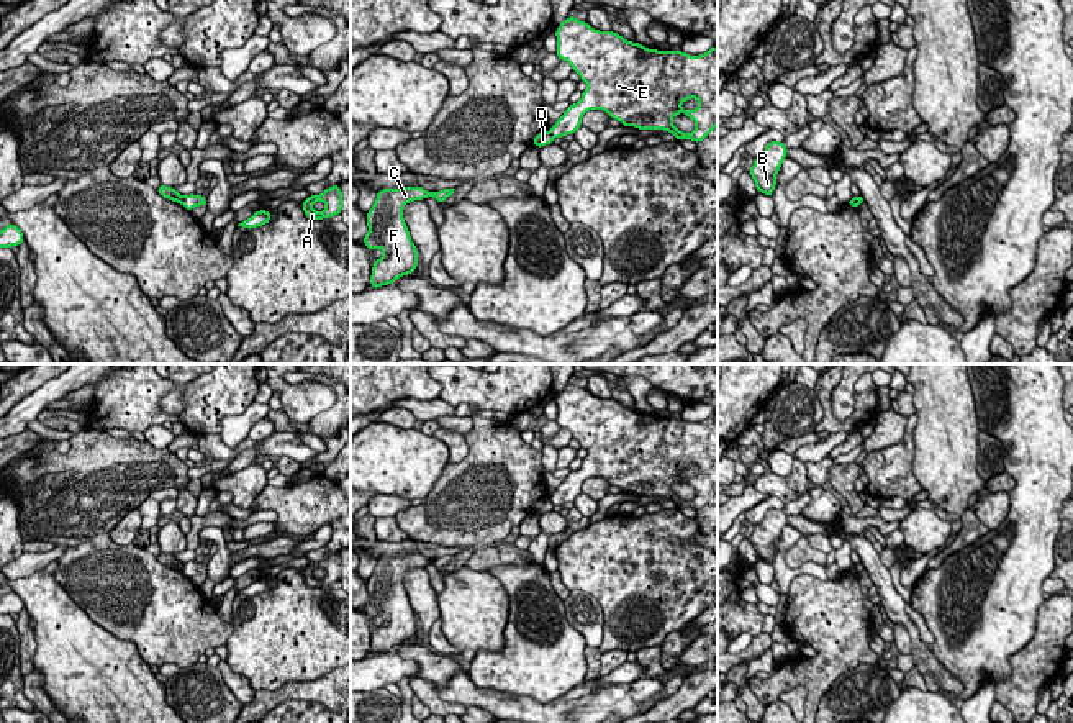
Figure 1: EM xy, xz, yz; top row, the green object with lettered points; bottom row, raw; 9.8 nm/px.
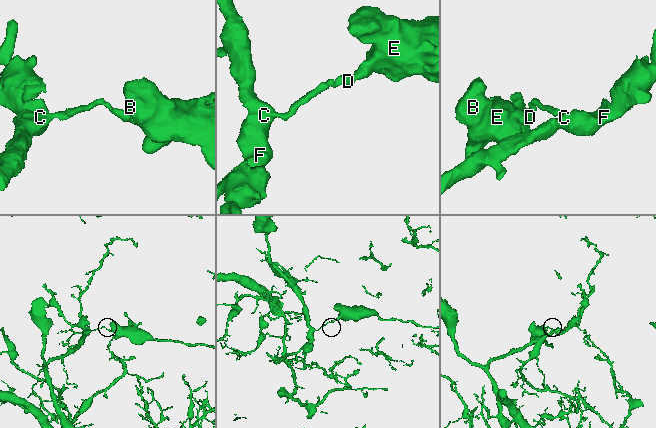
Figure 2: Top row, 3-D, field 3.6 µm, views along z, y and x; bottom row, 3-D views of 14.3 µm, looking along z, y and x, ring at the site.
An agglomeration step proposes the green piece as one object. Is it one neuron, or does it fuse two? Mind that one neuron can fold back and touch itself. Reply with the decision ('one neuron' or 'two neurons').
two neurons

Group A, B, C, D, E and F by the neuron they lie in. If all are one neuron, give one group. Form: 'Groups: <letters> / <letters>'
Groups: A B E / C D F

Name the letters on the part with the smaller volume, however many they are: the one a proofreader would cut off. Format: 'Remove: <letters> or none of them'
Remove: A, B, E

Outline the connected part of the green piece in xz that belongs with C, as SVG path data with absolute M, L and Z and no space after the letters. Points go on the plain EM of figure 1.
M419 552L378 557L372 575L367 579L369 598L362 607L370 618L377 615L383 618L383 623L372 633L372 656L395 651L396 646L413 641L419 630L403 585L405 572L428 564L434 564L437 571L442 571L454 557L426 559Z

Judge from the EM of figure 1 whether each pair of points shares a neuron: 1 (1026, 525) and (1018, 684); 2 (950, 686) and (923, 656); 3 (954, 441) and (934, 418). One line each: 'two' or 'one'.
1: two
2: one
3: one

